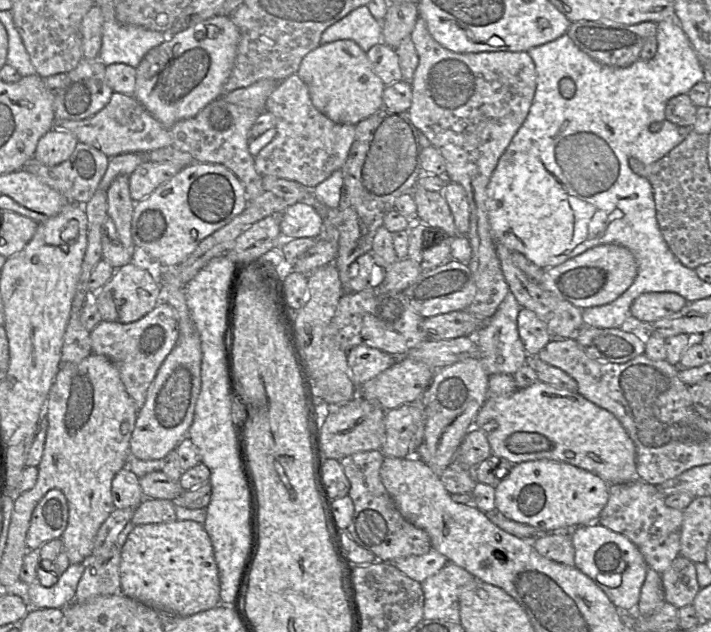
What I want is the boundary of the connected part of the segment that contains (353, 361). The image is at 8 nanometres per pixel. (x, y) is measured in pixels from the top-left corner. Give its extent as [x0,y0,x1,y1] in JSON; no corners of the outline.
[347,345,397,387]

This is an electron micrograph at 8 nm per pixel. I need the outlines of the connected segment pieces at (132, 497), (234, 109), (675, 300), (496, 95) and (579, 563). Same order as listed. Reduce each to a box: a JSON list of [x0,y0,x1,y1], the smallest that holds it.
[[112,466,144,509],[171,97,265,203],[630,292,687,322],[408,17,536,321],[570,522,649,612]]

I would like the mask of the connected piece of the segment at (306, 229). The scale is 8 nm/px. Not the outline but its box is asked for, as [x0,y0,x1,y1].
[280,203,323,239]

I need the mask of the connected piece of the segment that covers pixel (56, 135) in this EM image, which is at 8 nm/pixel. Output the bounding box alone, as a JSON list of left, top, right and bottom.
[33,129,77,166]

